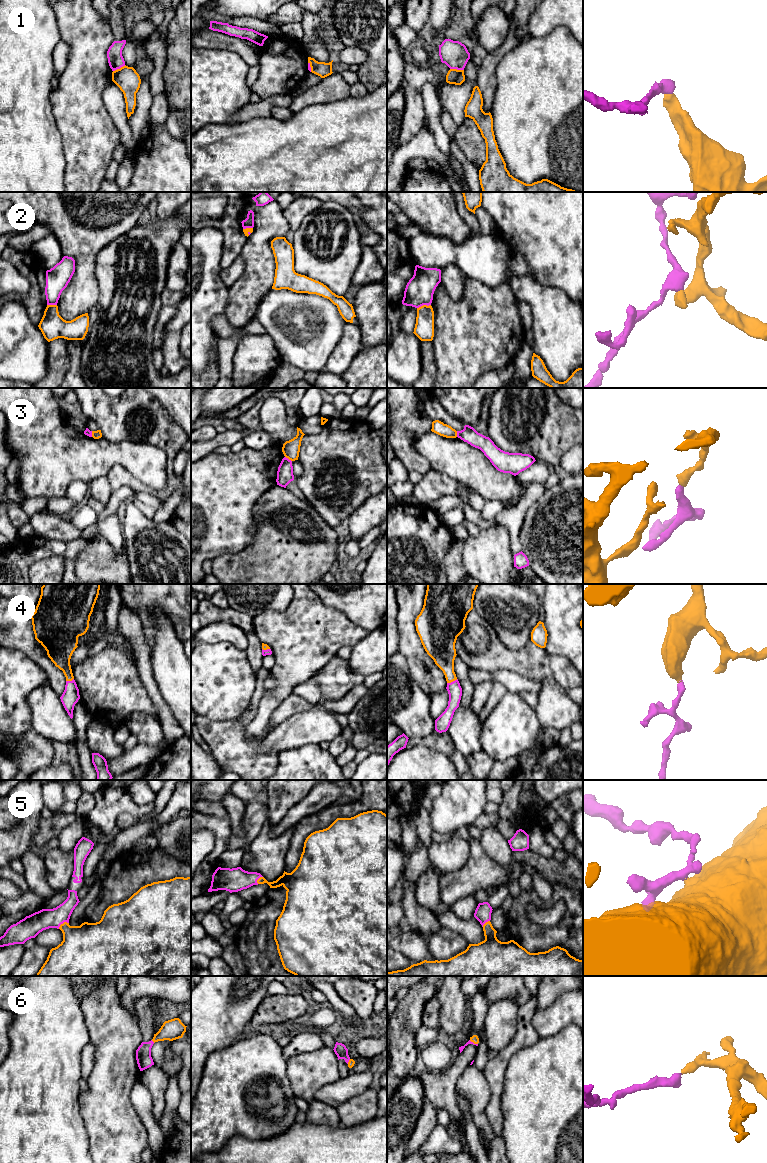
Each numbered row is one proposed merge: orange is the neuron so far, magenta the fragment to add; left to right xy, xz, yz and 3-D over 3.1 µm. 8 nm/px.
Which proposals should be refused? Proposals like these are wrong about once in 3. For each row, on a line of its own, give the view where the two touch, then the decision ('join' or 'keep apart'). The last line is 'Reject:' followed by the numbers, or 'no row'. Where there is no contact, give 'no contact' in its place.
1: contact in yz; keep apart
2: contact in yz; keep apart
3: contact in xz; keep apart
4: contact in yz; join
5: contact in xy; join
6: contact in xy; join
Reject: 1, 2, 3

